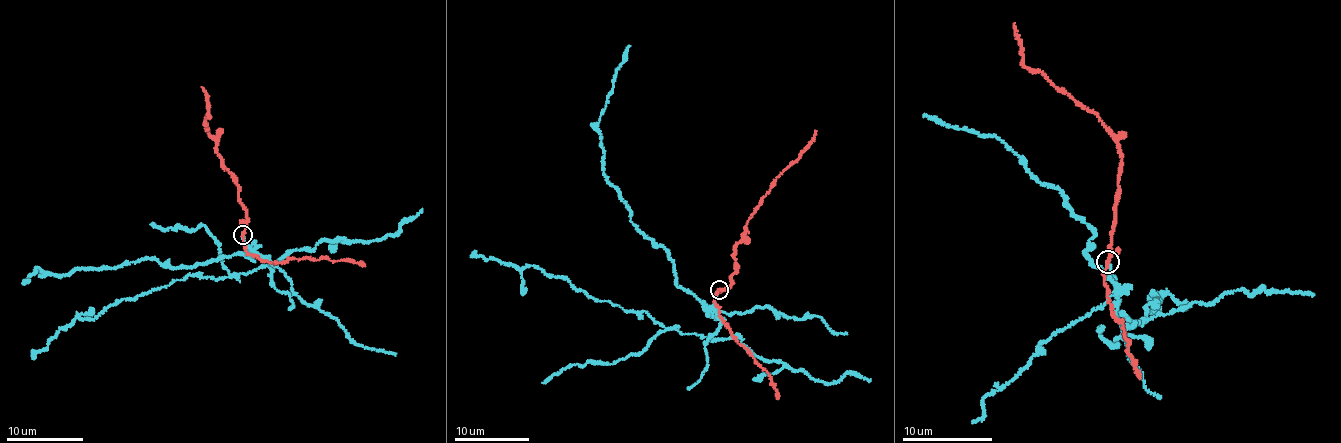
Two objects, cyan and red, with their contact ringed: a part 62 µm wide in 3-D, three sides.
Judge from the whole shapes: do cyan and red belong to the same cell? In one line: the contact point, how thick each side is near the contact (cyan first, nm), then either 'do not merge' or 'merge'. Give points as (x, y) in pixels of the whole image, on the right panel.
(1107, 261) | 190/200 nm | do not merge

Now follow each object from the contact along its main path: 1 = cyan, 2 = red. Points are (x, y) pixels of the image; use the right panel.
1: (1108, 261), (1117, 287), (1085, 252), (1093, 231), (1074, 217), (1061, 193), (1026, 172), (1006, 144), (923, 115)
2: (1108, 261), (1116, 219), (1120, 145), (1091, 111), (1024, 65), (1014, 23)

